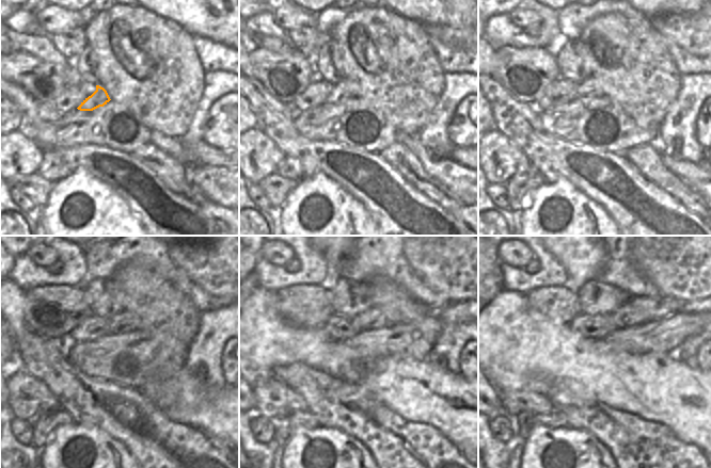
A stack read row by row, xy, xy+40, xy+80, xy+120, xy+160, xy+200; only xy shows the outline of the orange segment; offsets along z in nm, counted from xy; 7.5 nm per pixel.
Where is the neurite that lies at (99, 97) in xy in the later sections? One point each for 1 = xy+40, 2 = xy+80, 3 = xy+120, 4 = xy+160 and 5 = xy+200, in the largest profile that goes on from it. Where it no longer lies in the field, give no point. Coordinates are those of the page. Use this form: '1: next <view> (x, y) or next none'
1: next xy+40 (343, 91)
2: next xy+80 (588, 89)
3: next xy+120 (124, 322)
4: next xy+160 (372, 319)
5: next xy+200 (638, 309)

